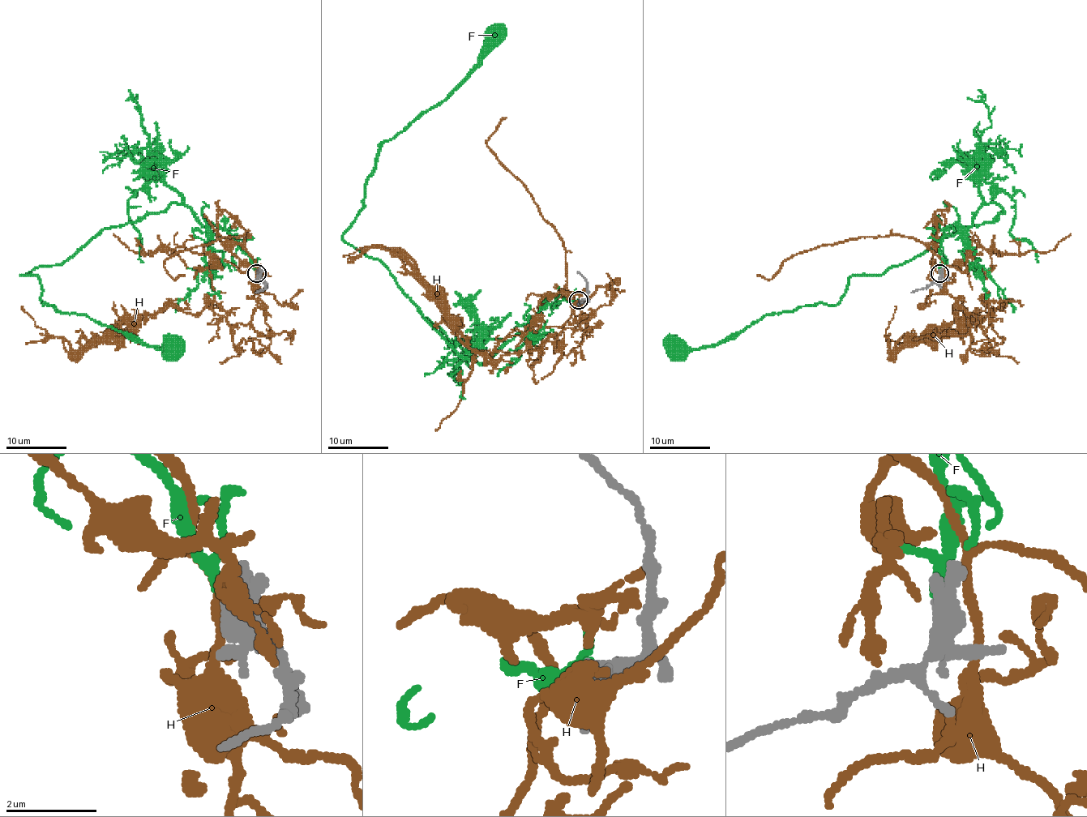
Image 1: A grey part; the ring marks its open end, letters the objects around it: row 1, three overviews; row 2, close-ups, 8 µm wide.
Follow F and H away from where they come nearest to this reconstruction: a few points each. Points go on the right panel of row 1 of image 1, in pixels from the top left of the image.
F: (939, 272), (946, 230), (996, 203), (991, 221), (852, 275), (836, 305), (766, 314), (714, 345), (674, 345)
H: (944, 280), (967, 324), (981, 326), (986, 307), (999, 305), (890, 350), (894, 305)

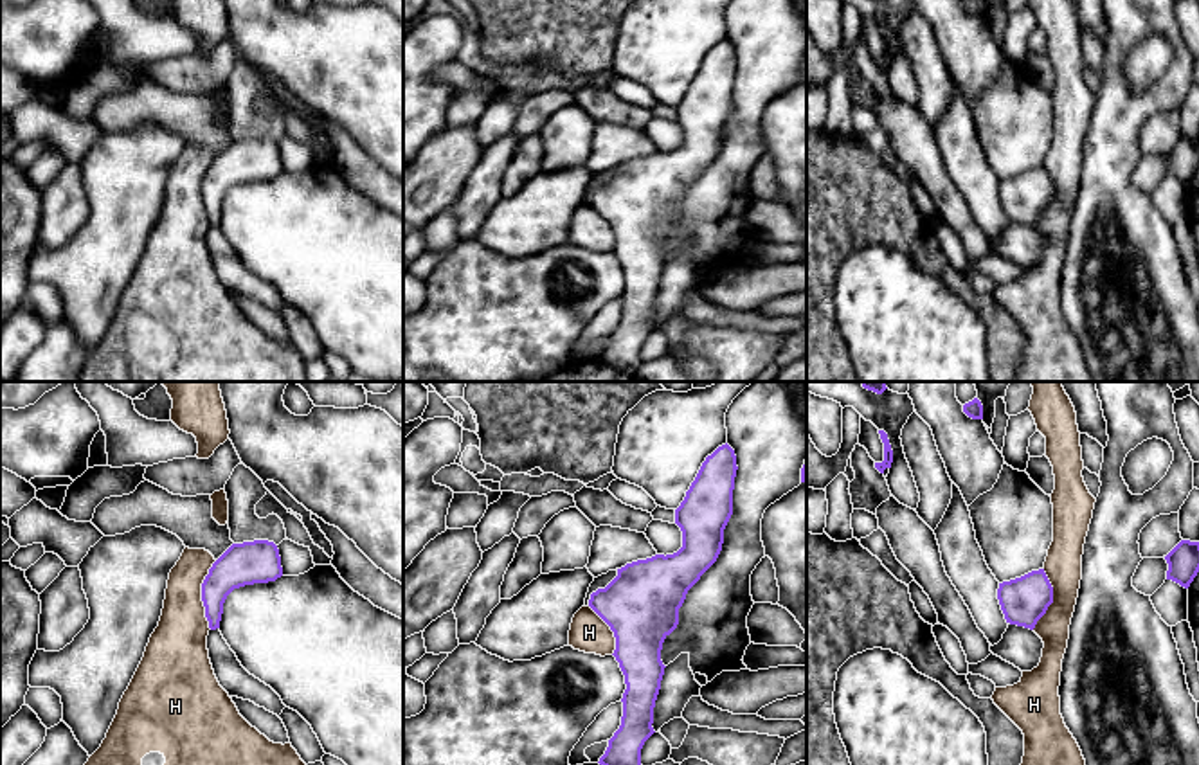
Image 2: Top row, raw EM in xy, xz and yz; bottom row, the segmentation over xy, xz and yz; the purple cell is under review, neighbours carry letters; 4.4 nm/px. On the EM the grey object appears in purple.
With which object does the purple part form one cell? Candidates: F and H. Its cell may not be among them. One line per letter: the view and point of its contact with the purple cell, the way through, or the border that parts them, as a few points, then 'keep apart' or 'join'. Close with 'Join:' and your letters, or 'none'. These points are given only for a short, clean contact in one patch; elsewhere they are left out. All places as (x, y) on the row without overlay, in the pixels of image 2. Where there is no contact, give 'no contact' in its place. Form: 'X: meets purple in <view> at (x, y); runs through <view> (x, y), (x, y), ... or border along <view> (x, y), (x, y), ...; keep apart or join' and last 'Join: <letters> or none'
F: no contact; join
H: meets purple in xy at (202, 191); border along xy (216, 157), (202, 180), (202, 202), (209, 225); keep apart
Join: F

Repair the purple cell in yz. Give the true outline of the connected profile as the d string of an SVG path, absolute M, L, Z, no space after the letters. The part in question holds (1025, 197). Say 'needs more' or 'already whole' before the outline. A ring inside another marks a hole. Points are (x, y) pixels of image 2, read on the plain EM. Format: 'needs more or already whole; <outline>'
already whole; M1039 166L999 180L997 196L1006 220L1033 227L1053 200L1053 184L1044 166Z

